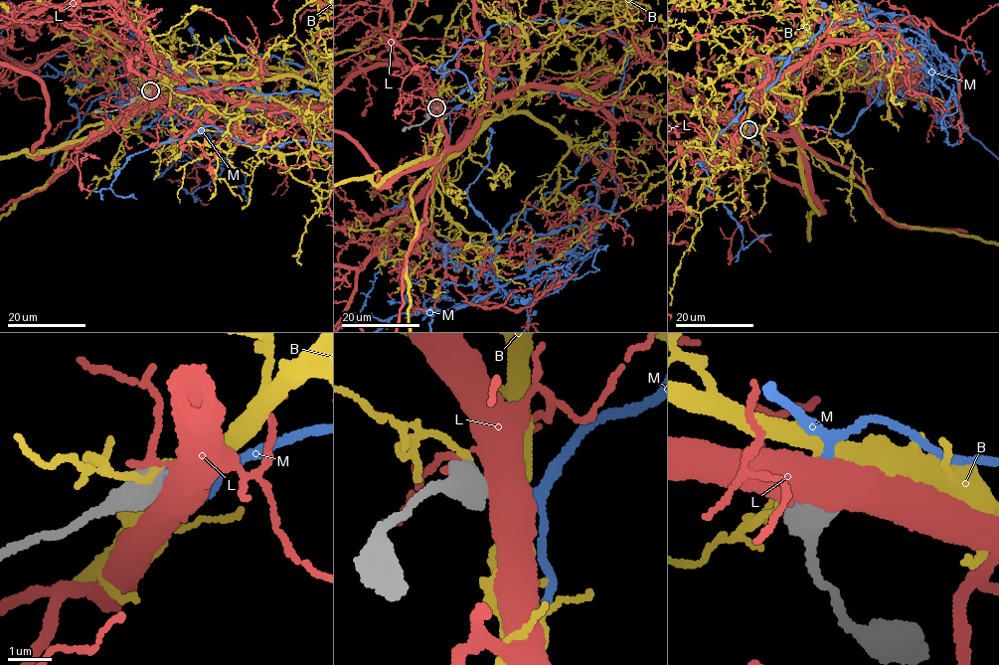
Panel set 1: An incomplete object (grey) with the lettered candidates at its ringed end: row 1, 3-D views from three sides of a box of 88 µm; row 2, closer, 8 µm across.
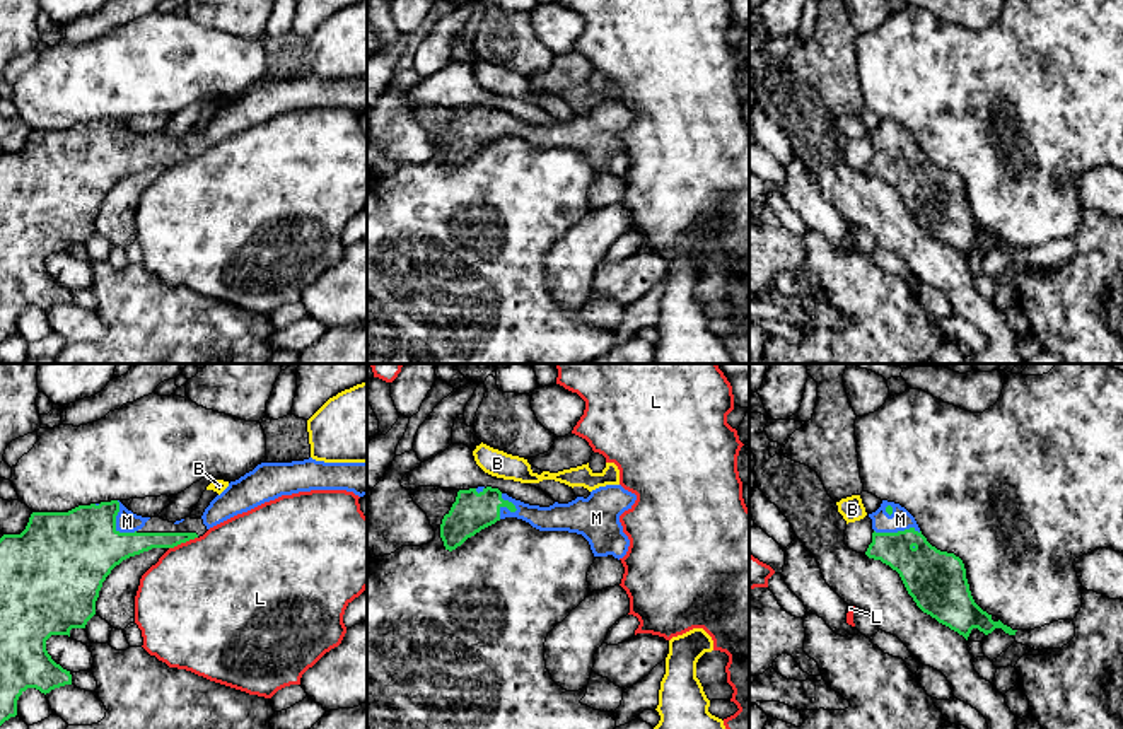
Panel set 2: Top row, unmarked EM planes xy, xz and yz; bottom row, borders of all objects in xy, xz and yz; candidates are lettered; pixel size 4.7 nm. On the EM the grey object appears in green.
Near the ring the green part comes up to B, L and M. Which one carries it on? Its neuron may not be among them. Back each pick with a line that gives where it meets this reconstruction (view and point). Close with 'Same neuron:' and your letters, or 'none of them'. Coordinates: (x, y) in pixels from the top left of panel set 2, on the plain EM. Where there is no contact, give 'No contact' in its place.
M: Touches green at xy (115, 140)
Same neuron: M

